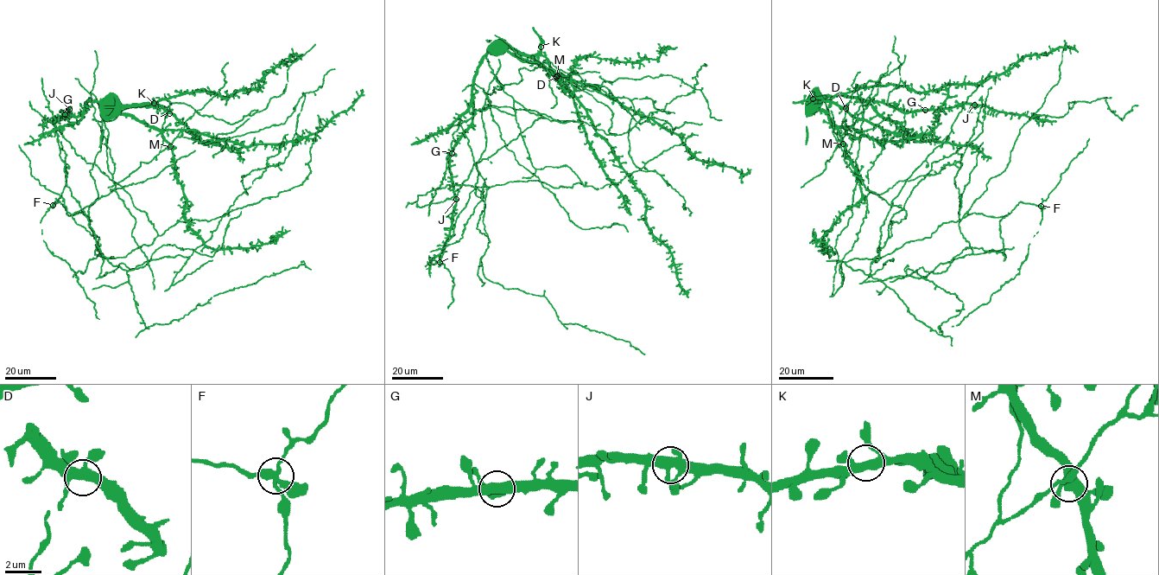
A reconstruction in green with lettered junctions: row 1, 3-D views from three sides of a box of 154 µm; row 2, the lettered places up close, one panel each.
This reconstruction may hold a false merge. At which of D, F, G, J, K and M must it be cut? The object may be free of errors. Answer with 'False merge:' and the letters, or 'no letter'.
False merge: no letter

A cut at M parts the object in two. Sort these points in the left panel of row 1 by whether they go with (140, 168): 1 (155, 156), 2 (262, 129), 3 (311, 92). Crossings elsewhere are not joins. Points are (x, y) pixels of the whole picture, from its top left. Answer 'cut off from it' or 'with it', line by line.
1: with it
2: with it
3: with it

